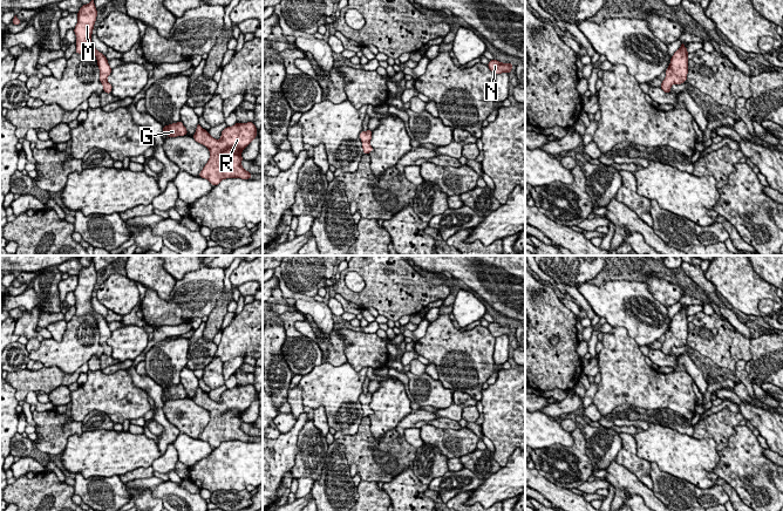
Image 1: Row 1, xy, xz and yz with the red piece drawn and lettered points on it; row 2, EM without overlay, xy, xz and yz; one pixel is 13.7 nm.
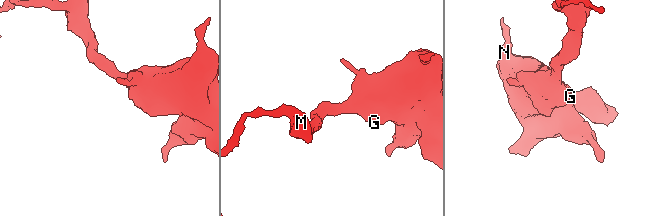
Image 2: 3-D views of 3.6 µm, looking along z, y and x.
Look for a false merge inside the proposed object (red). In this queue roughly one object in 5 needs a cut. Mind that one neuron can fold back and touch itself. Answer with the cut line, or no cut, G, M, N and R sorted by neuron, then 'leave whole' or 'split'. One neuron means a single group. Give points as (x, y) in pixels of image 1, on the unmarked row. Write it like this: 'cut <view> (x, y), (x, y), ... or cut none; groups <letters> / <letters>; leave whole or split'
cut none; groups G M N R; leave whole

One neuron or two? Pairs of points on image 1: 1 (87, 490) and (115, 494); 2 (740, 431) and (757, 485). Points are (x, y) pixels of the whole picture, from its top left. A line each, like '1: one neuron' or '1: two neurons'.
1: one neuron
2: one neuron

